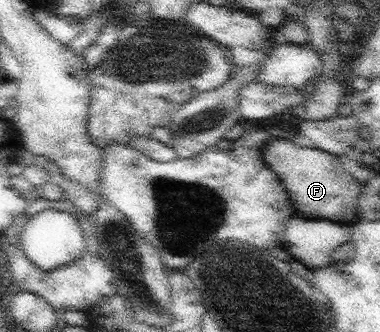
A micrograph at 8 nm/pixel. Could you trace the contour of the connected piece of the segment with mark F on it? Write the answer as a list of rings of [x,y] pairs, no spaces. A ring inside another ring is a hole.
[[[270,139],[262,149],[265,164],[278,175],[288,192],[291,204],[307,219],[353,223],[360,219],[357,200],[361,182],[341,164],[333,153],[318,148],[303,147],[294,139]]]

